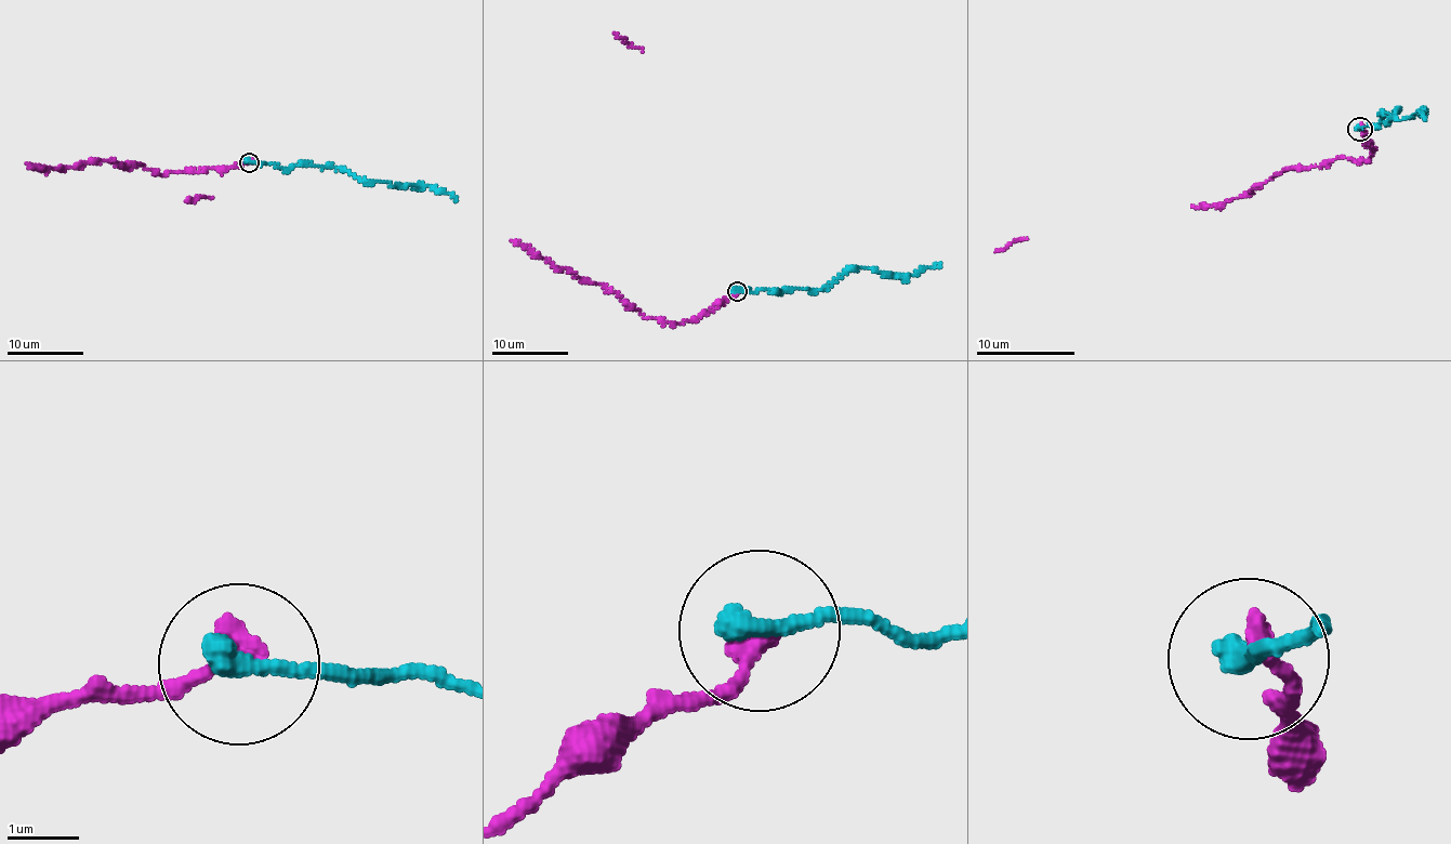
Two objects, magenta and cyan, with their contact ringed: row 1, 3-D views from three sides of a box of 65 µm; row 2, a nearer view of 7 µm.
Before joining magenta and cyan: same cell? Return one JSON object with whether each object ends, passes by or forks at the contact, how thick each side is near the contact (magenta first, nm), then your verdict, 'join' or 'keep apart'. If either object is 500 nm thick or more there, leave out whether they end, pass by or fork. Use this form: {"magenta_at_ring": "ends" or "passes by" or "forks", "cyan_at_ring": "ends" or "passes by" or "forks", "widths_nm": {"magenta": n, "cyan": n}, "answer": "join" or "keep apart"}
{"magenta_at_ring": "ends", "cyan_at_ring": "ends", "widths_nm": {"magenta": 320, "cyan": 360}, "answer": "join"}

